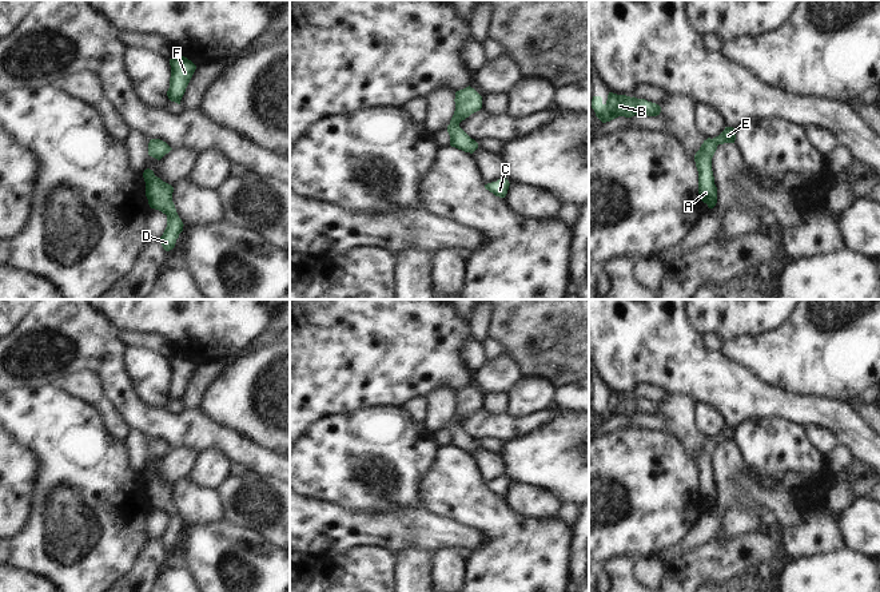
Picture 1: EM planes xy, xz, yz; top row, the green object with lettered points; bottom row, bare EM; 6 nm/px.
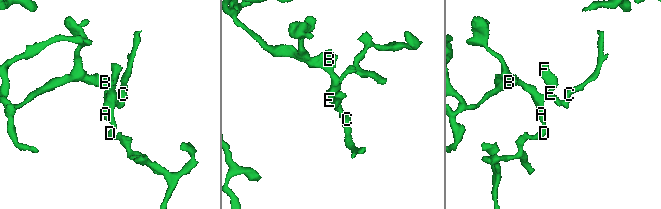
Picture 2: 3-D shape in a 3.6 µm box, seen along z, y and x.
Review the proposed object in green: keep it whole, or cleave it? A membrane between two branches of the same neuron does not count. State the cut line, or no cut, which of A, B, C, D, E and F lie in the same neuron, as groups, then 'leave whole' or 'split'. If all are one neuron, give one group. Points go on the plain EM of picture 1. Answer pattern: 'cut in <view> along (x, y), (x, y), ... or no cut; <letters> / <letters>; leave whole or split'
no cut; A B C D E F; leave whole

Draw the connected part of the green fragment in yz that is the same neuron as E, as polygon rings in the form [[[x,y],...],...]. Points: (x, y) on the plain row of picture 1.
[[[725,426],[725,429],[716,437],[708,437],[701,444],[700,449],[694,454],[696,466],[698,470],[698,493],[701,500],[713,508],[717,502],[717,486],[714,484],[714,476],[712,470],[712,457],[718,444],[734,442],[736,429],[733,426]]]

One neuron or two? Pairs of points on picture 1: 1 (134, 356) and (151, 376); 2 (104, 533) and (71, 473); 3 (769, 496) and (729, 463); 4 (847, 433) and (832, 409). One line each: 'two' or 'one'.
1: one
2: one
3: one
4: one

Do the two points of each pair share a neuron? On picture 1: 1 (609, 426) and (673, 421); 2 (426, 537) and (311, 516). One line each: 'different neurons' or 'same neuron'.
1: same neuron
2: same neuron

